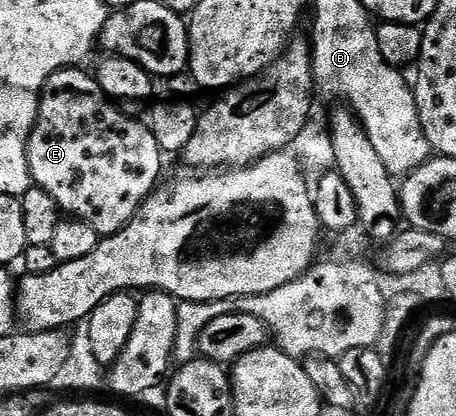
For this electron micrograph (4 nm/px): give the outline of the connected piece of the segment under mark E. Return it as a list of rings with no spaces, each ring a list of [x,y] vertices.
[[[67,66],[49,76],[39,98],[39,115],[27,145],[32,183],[49,192],[64,215],[74,215],[100,236],[125,229],[161,182],[159,173],[163,170],[164,152],[157,144],[150,125],[146,121],[138,122],[127,114],[130,113],[126,109],[105,96],[94,73],[86,74],[83,68]]]

